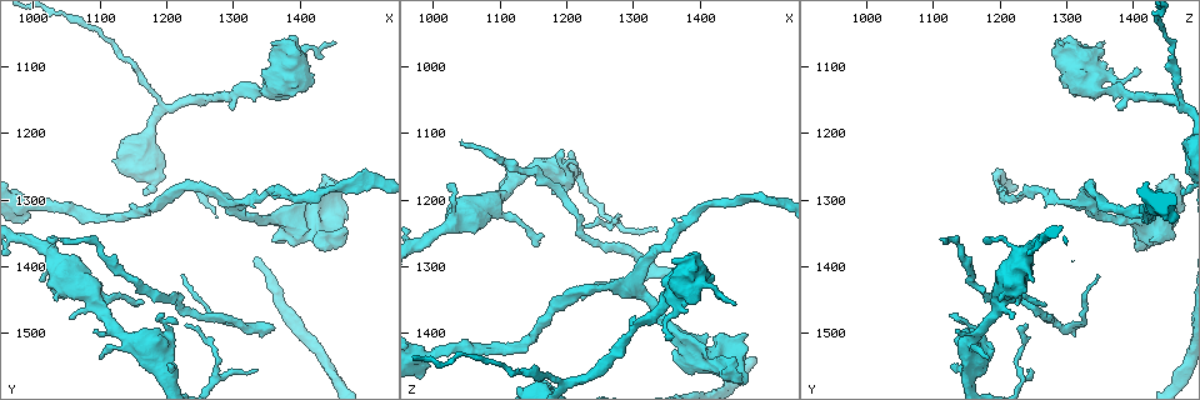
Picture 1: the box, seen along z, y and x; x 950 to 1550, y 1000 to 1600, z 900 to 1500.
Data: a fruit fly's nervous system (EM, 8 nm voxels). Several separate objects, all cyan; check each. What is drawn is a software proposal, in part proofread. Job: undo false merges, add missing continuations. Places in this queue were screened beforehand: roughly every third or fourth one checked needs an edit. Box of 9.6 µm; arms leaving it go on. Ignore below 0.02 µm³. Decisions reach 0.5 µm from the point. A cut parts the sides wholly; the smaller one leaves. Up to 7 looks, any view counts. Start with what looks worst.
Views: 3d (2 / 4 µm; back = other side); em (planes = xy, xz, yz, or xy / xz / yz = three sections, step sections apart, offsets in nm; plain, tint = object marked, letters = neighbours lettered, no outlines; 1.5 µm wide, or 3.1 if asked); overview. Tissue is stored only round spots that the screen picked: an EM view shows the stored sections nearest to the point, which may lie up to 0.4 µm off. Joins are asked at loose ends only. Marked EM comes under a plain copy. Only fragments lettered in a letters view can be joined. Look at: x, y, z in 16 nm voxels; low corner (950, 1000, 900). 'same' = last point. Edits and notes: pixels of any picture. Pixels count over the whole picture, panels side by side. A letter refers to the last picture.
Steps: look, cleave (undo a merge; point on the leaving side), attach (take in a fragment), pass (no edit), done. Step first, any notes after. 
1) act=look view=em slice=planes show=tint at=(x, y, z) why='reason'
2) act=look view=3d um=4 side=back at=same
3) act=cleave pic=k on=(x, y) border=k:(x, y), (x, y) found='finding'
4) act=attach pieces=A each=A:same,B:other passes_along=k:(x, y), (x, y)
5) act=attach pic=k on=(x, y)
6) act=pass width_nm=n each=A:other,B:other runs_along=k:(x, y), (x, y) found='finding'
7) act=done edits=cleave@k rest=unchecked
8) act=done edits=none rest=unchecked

act=look view=3d um=2 at=(1360, 1490, 1310) why='branch stops here'

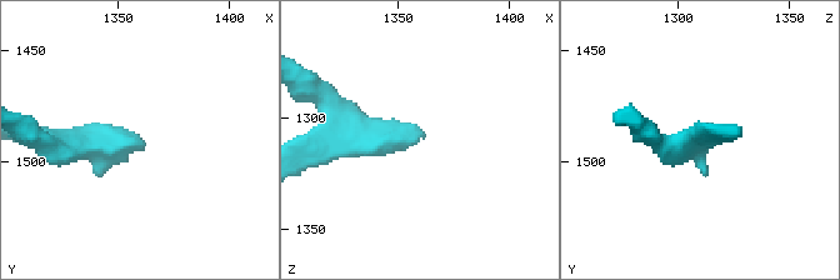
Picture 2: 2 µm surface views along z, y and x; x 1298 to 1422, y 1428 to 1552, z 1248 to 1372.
act=look view=em slice=xy step=4 show=letters at=(1360, 1488, 1309)

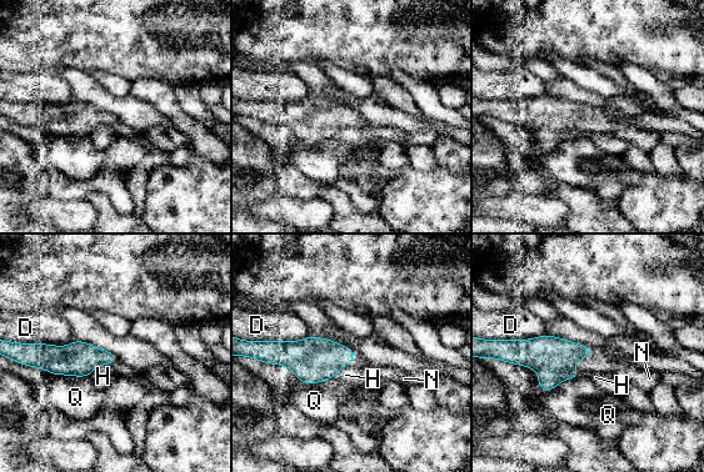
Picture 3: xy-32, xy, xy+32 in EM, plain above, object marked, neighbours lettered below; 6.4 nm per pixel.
act=attach pieces=N each=D:other,H:other,N:same,Q:other passes_along=3:(315, 360), (354, 357), (358, 362) found='the cell continues'

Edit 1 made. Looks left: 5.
act=look view=overview

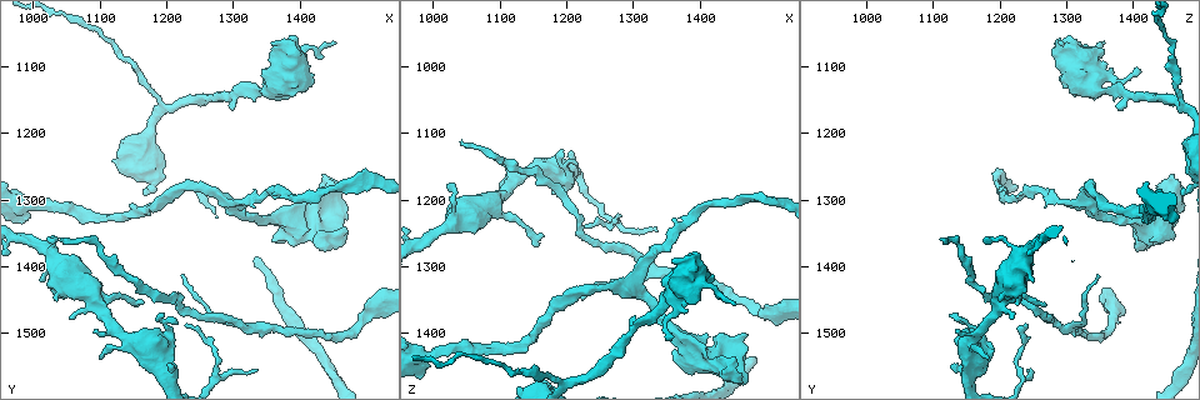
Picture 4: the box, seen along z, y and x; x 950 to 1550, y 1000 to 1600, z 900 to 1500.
act=look view=em slice=xy step=4 show=tint at=(1360, 1065, 1295) why='branch stops here'

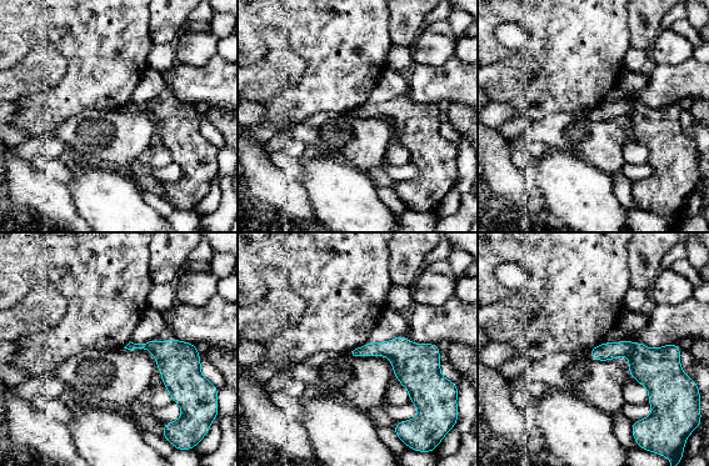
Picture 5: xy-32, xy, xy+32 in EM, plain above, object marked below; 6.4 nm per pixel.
act=look view=em slice=planes show=letters at=same why='cut it another way'

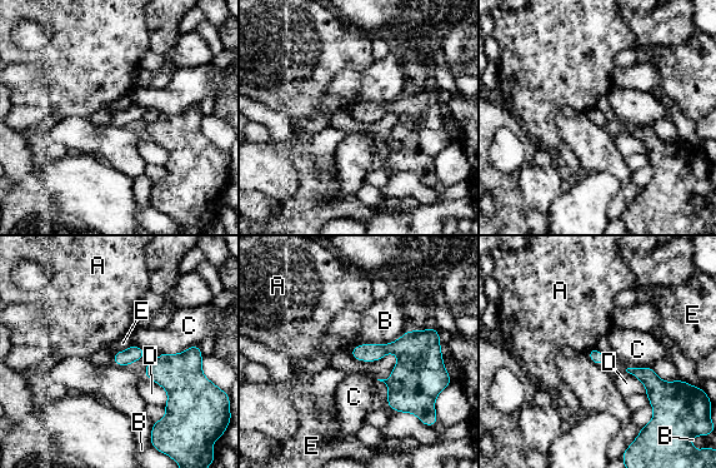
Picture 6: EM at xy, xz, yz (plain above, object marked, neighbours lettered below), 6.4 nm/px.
act=pass each=A:other,B:other,C:other,D:other,E:other border=6:(130, 344), (113, 353) found='none of them fits'

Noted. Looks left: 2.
act=done edits=attach@3 rest=unchecked

